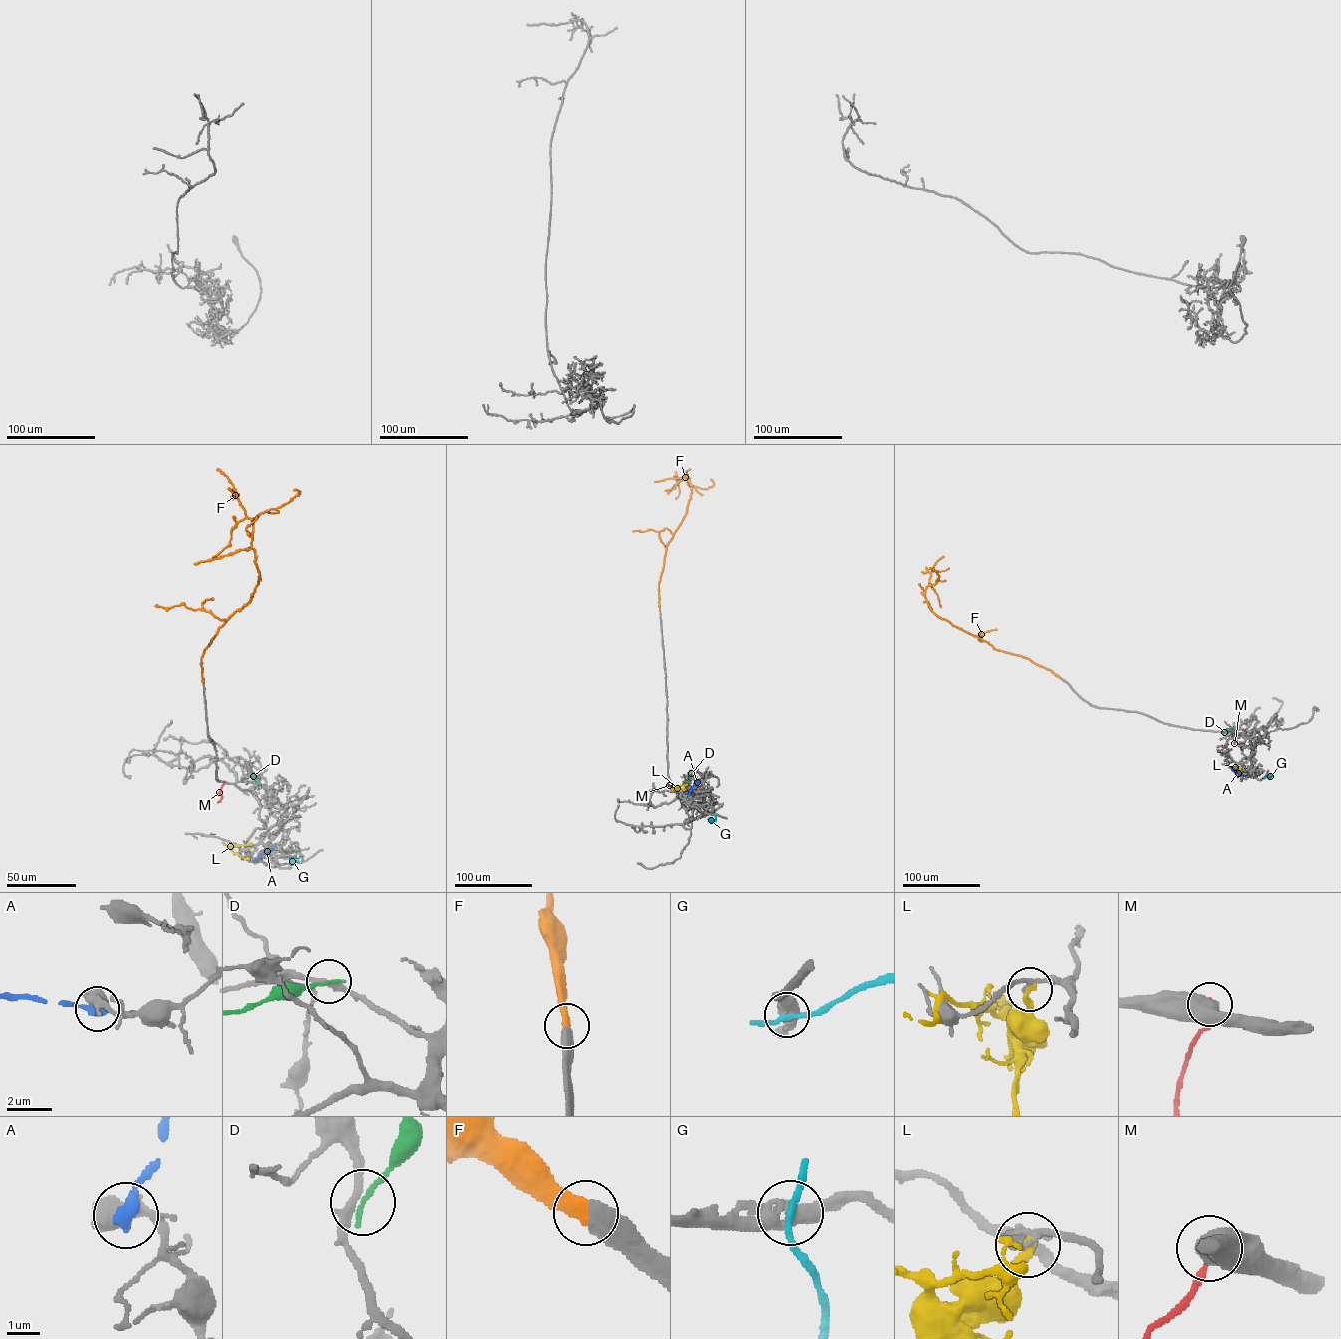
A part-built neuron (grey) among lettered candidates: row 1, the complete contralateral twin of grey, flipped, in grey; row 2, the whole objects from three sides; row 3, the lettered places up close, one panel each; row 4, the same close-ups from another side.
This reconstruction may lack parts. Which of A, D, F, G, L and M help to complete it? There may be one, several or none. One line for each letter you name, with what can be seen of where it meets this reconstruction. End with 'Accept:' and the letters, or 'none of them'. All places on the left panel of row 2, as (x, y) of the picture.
F: Touches grey at (203, 684)
Accept: F

